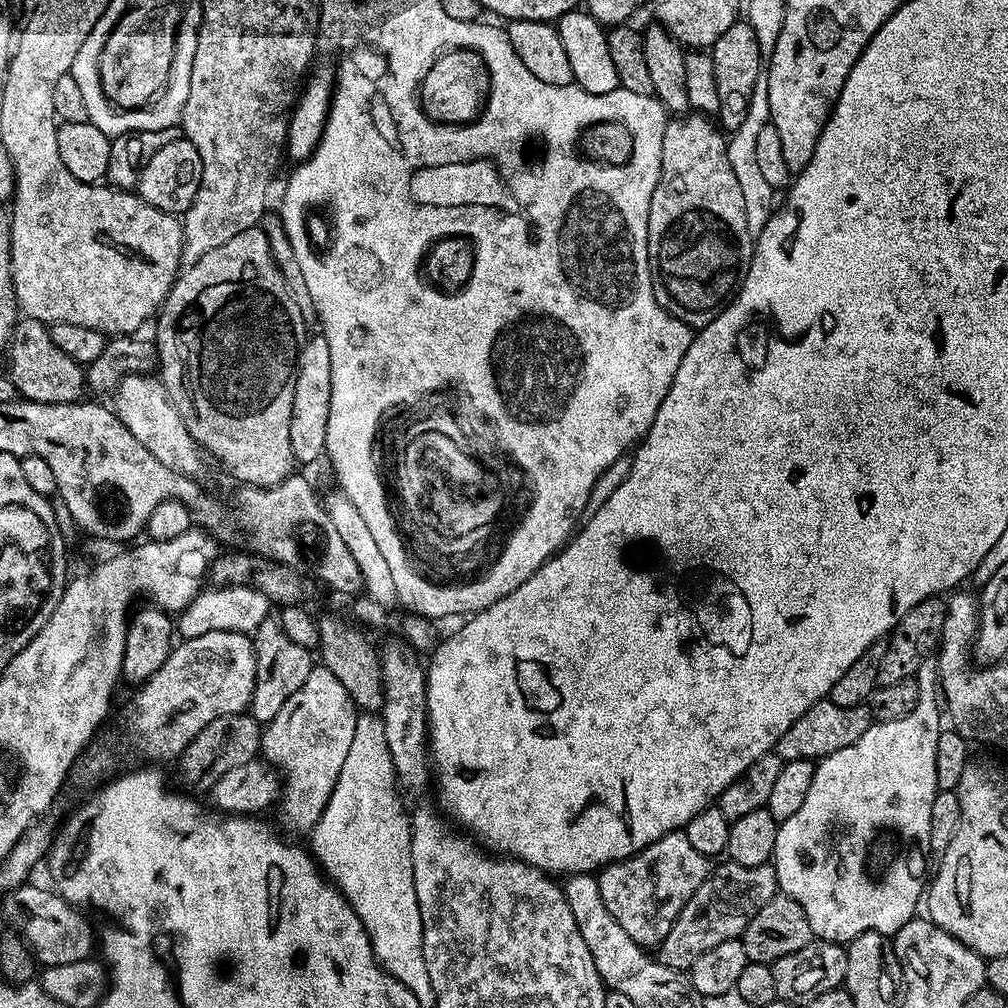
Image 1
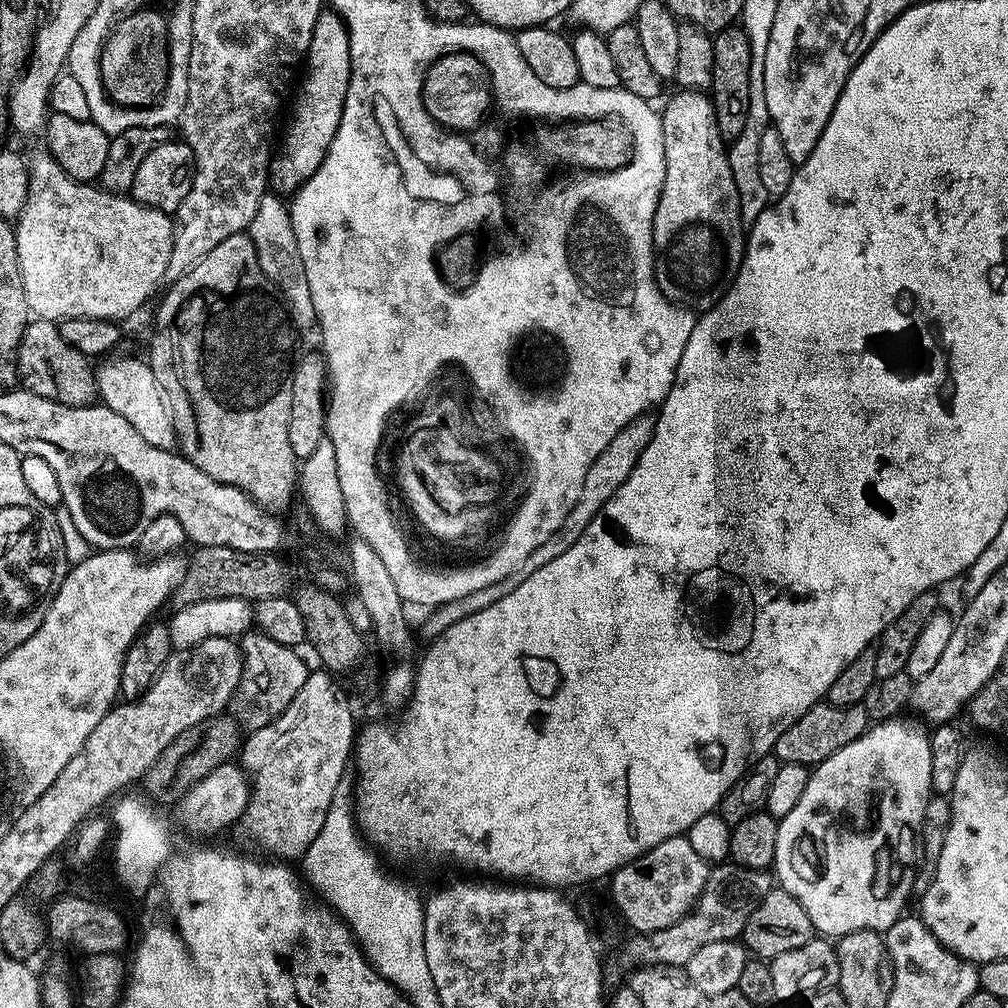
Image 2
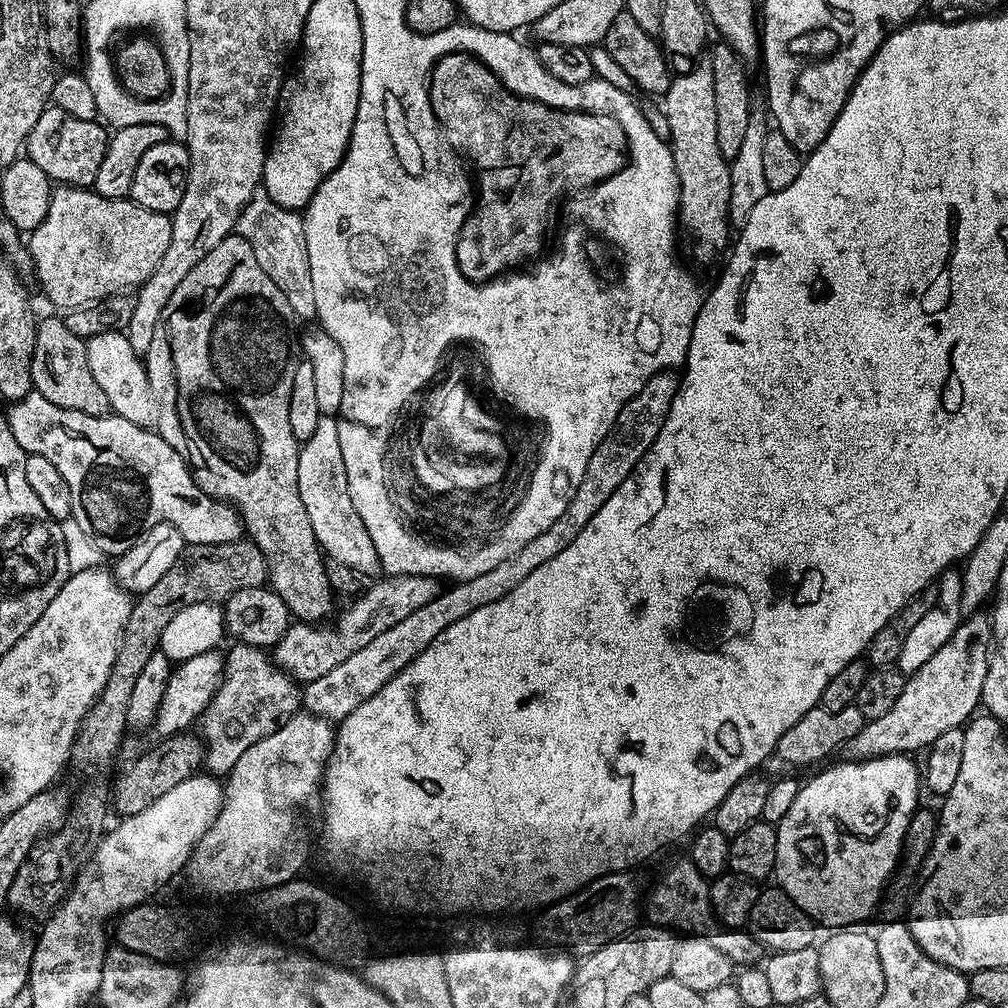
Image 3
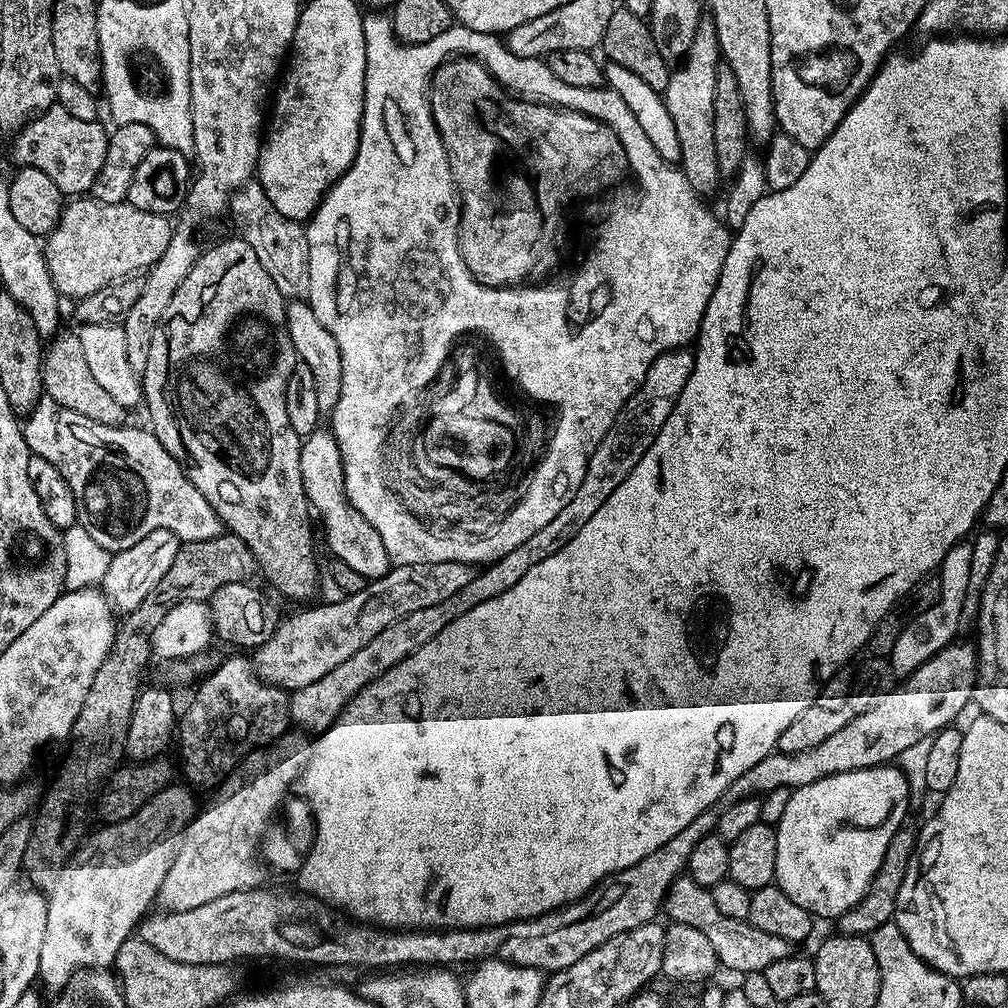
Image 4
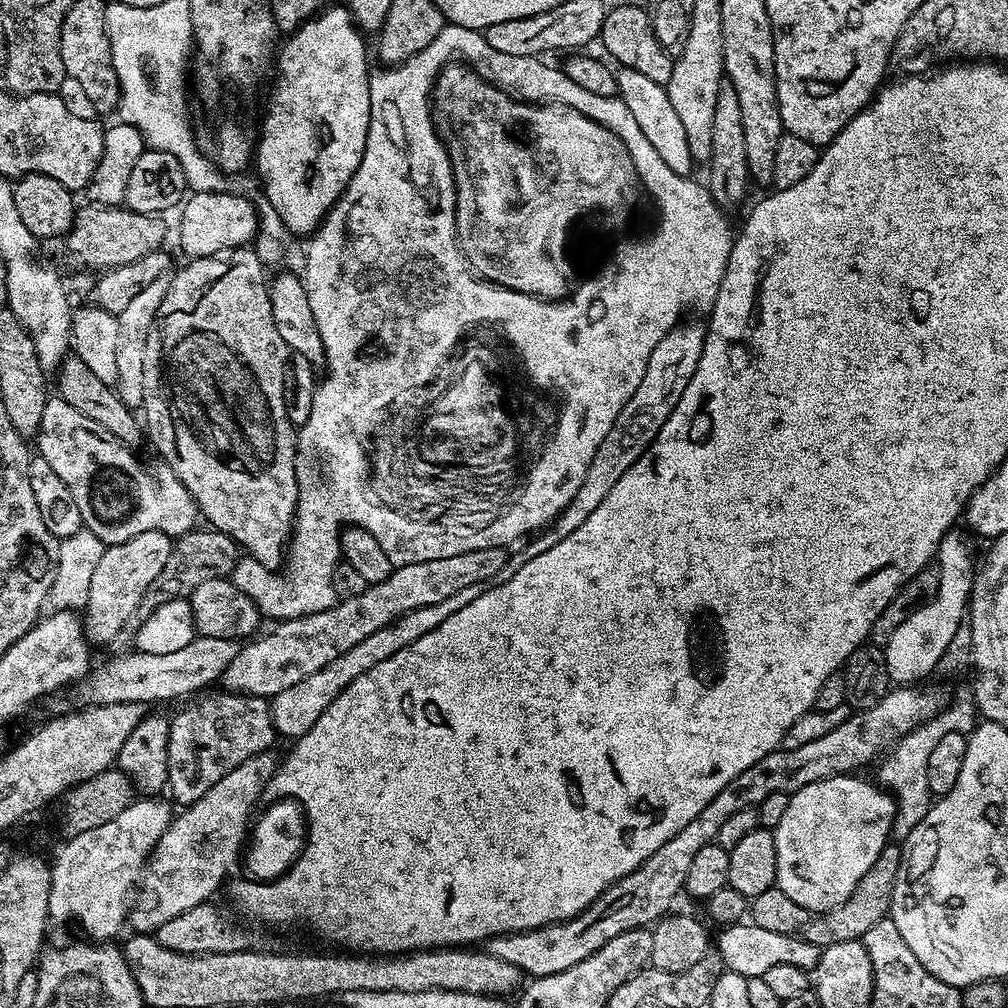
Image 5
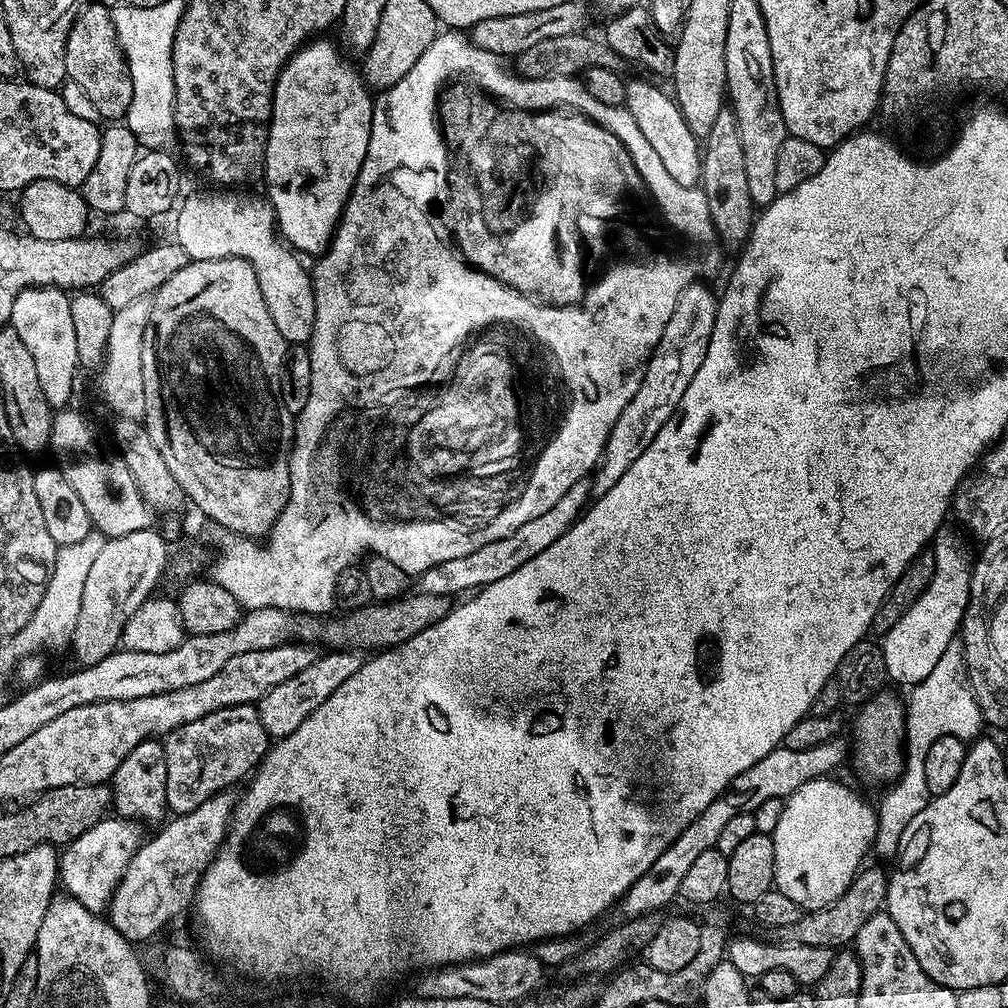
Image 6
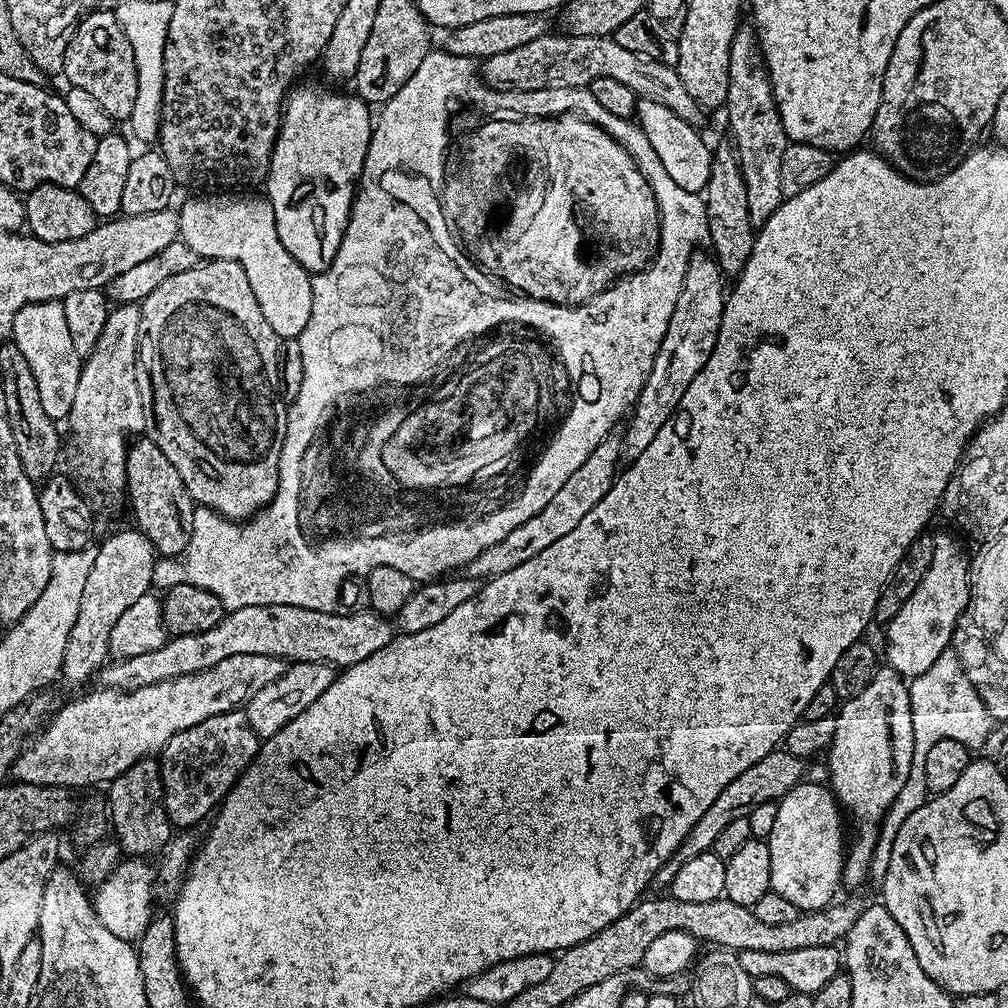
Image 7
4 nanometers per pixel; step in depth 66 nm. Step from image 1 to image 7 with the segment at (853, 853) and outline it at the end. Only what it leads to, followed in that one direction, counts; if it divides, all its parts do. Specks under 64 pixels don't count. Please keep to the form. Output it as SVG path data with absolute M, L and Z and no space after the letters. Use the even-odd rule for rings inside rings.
M808 783L794 786L779 801L776 831L767 838L774 891L794 902L801 913L816 912L837 899L835 892L842 888L846 851L846 820L831 787Z

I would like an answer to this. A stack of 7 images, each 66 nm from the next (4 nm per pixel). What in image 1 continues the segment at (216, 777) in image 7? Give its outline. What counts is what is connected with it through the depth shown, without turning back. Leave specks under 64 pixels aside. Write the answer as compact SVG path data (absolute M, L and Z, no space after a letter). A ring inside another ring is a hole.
M276 618L263 620L251 633L251 638L256 651L256 681L250 715L258 721L267 722L278 714L278 710L282 710L282 706L286 706L286 698L290 698L290 694L306 682L306 674L310 674L314 666L314 656L309 649L298 646L298 642L290 642Z

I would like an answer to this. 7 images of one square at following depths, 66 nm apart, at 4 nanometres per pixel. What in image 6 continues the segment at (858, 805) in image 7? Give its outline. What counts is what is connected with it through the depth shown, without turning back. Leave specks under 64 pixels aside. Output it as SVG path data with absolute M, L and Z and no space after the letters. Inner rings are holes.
M880 690L867 703L859 705L856 721L852 724L854 747L850 752L850 764L860 776L869 776L876 784L887 785L904 773L906 759L906 729L904 718L906 704L903 699Z

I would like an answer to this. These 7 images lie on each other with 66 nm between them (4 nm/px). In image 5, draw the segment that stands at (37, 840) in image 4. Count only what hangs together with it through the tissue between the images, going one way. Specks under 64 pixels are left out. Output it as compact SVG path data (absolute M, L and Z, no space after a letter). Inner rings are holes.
M200 526L185 536L175 537L170 558L166 558L166 566L162 566L162 570L158 570L158 578L154 578L154 582L146 586L146 594L142 594L142 602L138 602L134 614L130 614L126 626L117 634L115 647L120 647L117 648L120 650L127 649L133 643L140 623L150 618L150 614L154 614L158 606L191 597L192 592L198 590L202 582L210 582L210 578L231 577L236 569L237 559L238 546L226 534L215 531L211 527Z

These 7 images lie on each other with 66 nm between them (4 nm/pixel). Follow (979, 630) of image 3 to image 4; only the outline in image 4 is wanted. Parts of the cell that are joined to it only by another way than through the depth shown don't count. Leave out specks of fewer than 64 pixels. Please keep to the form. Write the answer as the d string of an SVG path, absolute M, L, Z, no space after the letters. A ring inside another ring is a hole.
M958 643L945 645L921 668L908 674L901 688L886 693L869 712L857 711L851 722L842 726L838 734L826 738L826 742L811 750L802 750L802 754L774 751L762 758L762 762L750 766L746 774L739 776L725 790L723 803L730 805L747 796L759 798L770 790L799 790L802 786L818 783L822 778L846 776L854 770L891 765L895 761L892 759L903 757L914 742L922 742L943 728L955 725L964 707L973 703L972 692L975 690L978 667L977 645Z

